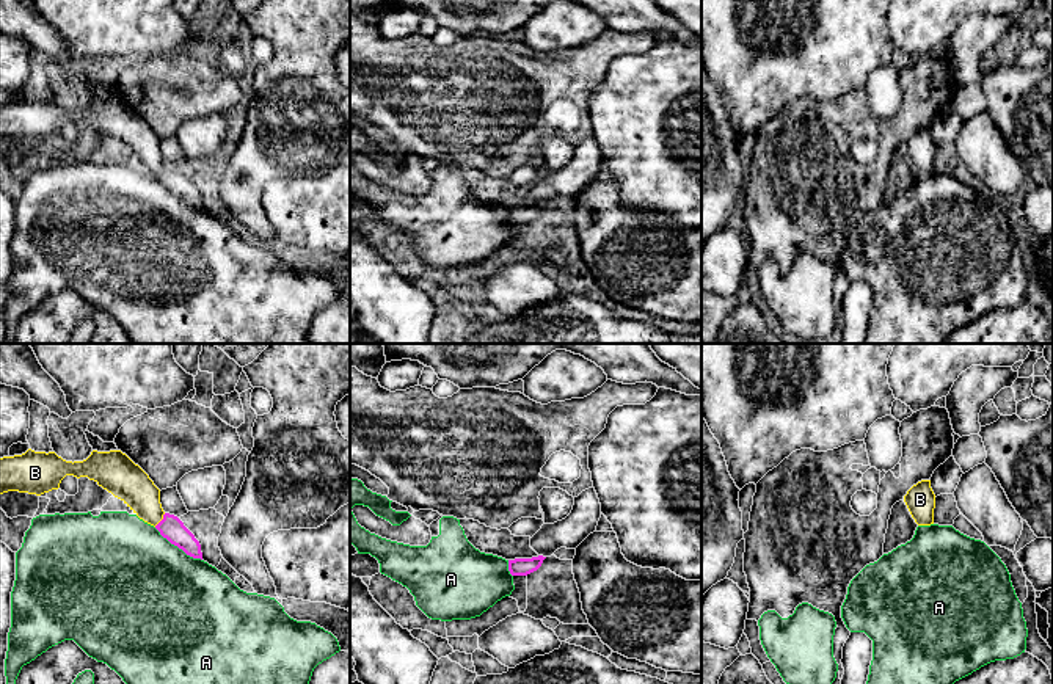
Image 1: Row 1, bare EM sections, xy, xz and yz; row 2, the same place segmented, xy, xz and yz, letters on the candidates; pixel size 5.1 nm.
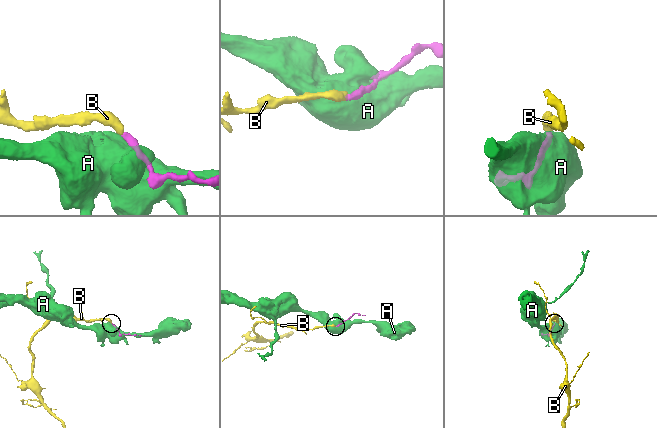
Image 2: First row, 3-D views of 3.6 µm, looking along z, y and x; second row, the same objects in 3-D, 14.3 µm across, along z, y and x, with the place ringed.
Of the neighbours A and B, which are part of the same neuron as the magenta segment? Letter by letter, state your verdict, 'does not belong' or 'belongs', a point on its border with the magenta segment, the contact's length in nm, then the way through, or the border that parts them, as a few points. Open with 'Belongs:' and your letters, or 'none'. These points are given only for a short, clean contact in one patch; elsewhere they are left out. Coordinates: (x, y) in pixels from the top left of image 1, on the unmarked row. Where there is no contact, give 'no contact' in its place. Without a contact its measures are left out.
Belongs: B
A: does not belong | xy (178, 195) | 300 nm
B: belongs | xy (162, 168) | 90 nm | across xy (171, 176), (162, 168), (131, 132)

